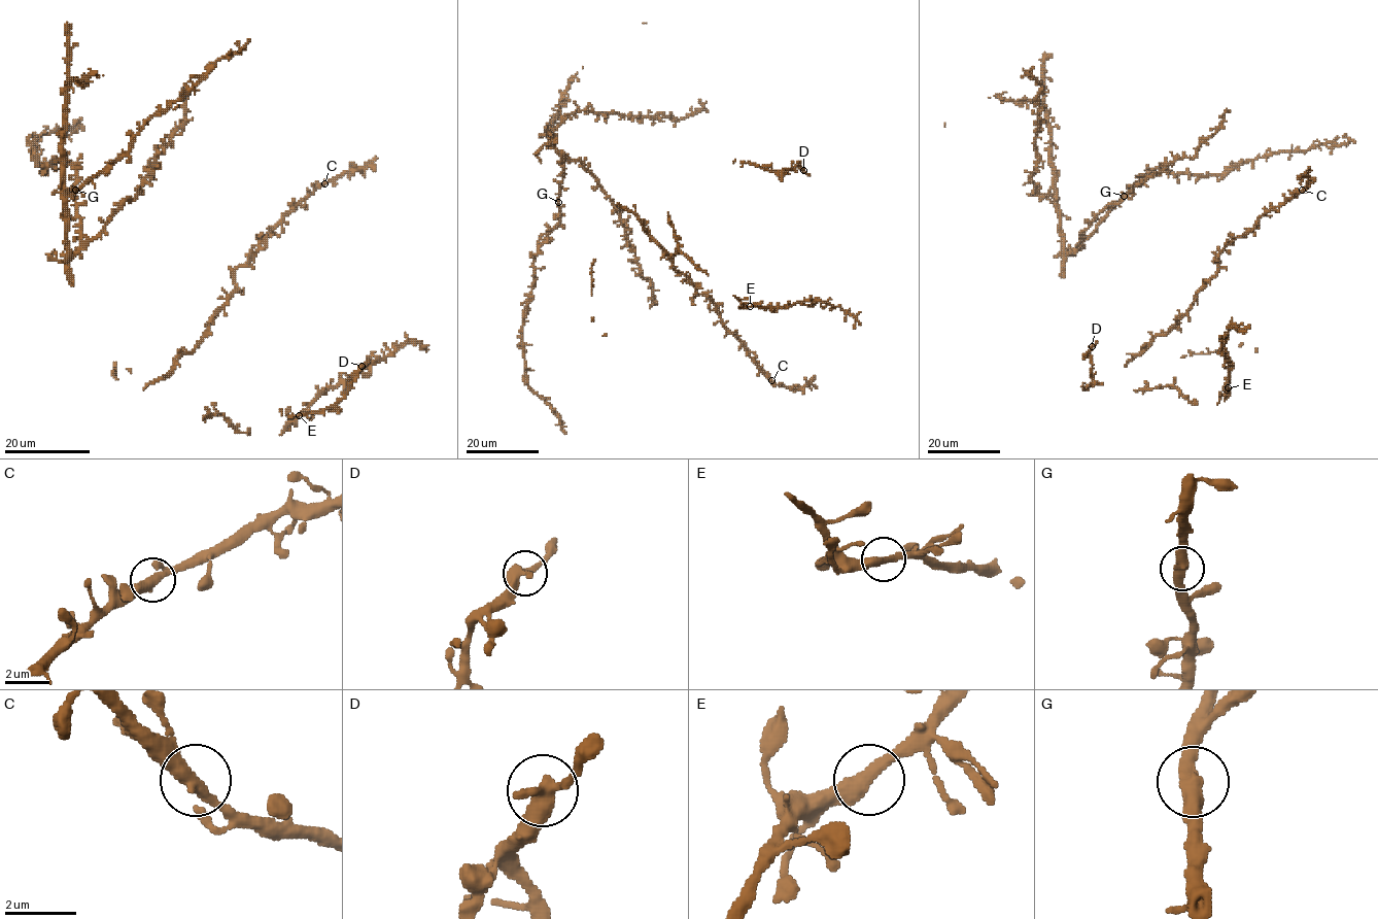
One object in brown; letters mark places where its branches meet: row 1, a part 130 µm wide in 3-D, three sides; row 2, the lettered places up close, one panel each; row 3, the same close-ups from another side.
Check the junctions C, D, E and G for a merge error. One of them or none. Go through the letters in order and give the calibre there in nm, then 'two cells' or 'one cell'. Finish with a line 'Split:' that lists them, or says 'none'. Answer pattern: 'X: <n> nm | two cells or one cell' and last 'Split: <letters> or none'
C: 380 nm | one cell
D: 380 nm | one cell
E: 400 nm | one cell
G: 400 nm | one cell
Split: none

